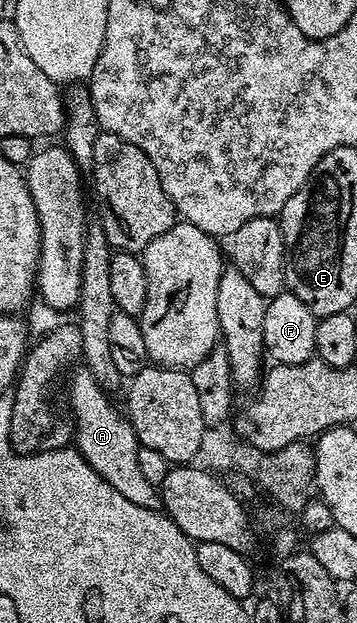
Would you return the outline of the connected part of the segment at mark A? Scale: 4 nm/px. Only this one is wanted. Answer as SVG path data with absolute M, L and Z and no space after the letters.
M84 368L72 371L73 379L69 382L69 406L73 409L72 429L75 431L75 449L119 492L131 500L131 504L139 504L139 508L161 510L163 503L158 487L151 485L139 468L139 443L137 433L124 413L117 411L110 395L95 380L95 376Z

